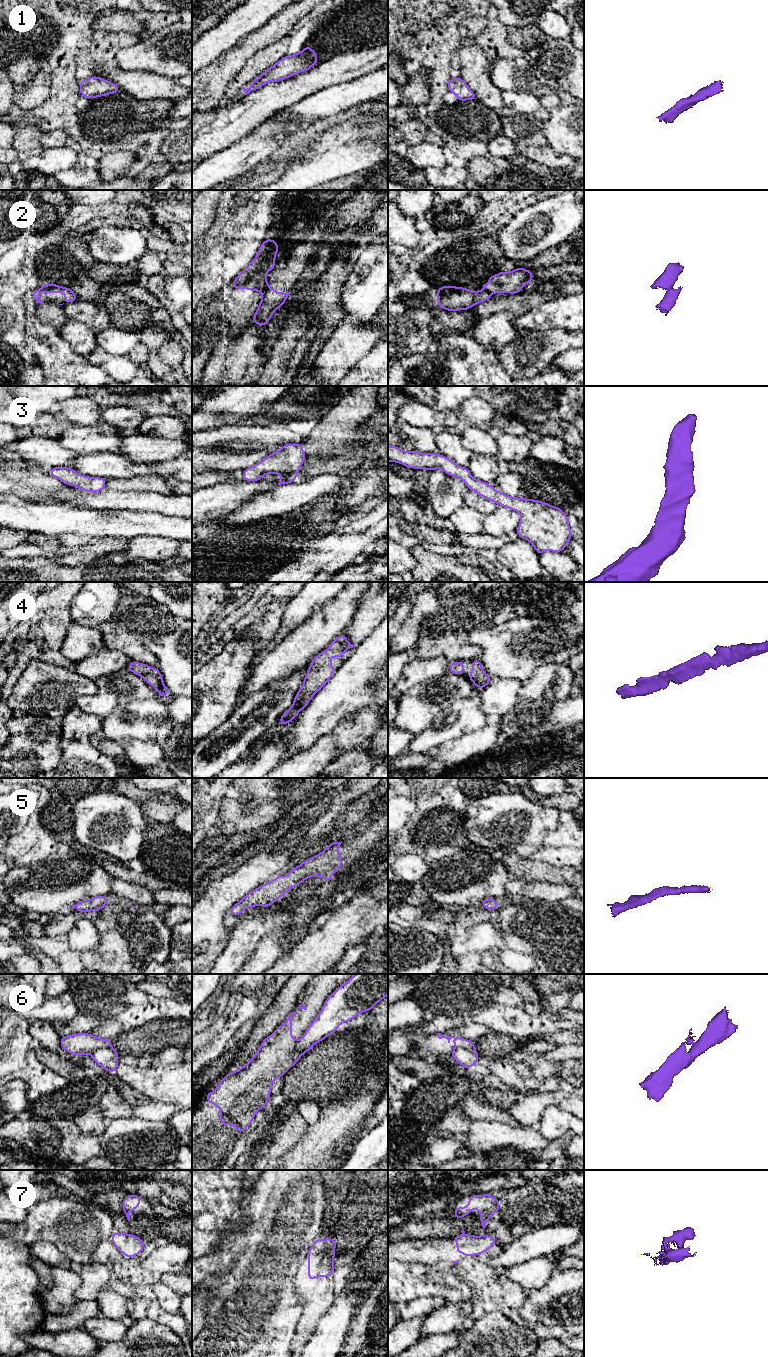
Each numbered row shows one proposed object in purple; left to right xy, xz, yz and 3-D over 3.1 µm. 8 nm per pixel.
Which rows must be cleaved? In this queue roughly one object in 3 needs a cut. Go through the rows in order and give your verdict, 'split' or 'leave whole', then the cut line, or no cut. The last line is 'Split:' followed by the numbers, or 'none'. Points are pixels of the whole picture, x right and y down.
1: leave whole; cut none
2: split; cut yz (482, 289), (490, 294)
3: leave whole; cut none
4: leave whole; cut none
5: leave whole; cut none
6: split; cut yz (474, 1048), (454, 1049)
7: split; cut xz (334, 1241), (335, 1245)
Split: 2, 6, 7

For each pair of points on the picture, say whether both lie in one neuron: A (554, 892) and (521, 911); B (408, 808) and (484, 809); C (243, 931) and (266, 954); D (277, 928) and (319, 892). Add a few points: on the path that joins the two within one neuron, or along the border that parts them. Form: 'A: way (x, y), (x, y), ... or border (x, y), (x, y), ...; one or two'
A: border (517, 897), (528, 897), (558, 903); two
B: border (413, 799), (417, 807); two
C: border (268, 924), (265, 934), (244, 963); two
D: way (287, 924), (309, 902); one

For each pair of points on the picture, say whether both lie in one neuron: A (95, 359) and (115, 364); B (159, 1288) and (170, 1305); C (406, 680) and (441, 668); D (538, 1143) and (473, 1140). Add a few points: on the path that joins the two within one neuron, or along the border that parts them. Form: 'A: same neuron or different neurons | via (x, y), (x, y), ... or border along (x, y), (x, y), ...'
A: same neuron | via (100, 359), (110, 363)
B: same neuron | via (162, 1292), (170, 1301)
C: same neuron | via (415, 672), (420, 669), (432, 668)
D: same neuron | via (522, 1139), (489, 1139)

